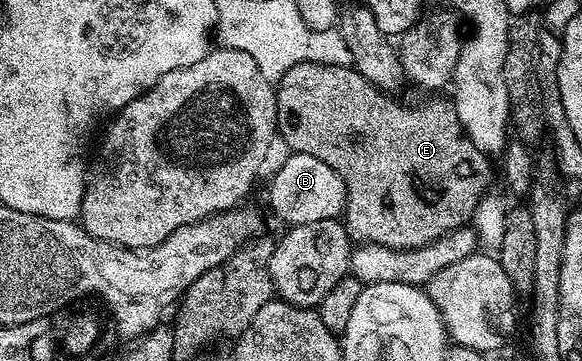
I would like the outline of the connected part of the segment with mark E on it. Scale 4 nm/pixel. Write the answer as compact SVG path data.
M301 63L297 67L291 67L283 78L277 82L275 89L275 128L278 136L288 145L291 153L304 153L321 159L321 163L329 163L333 171L345 182L347 192L347 207L345 210L345 224L347 233L352 242L365 245L380 245L390 249L420 249L429 243L433 243L439 237L445 237L454 229L462 229L475 216L475 209L479 206L479 200L488 192L491 185L492 158L486 153L477 151L473 143L468 139L463 130L461 119L457 117L457 111L450 100L442 101L439 95L431 95L428 101L420 105L406 105L395 97L390 97L390 92L378 89L373 83L369 83L351 65L322 65L321 63Z

